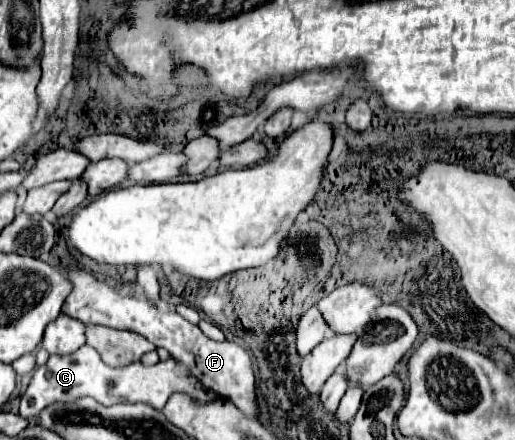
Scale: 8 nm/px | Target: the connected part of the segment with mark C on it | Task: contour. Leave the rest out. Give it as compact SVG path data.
M84 344L72 354L66 356L50 356L48 362L40 368L36 368L26 392L22 394L20 400L20 416L22 418L36 418L36 414L44 408L50 406L52 402L72 402L72 398L80 396L92 396L94 400L102 402L104 406L112 404L150 404L156 410L162 410L162 406L168 402L168 398L176 392L188 394L194 402L206 404L214 402L220 396L214 390L208 390L200 384L200 380L192 378L182 362L176 358L168 358L166 362L158 362L154 366L144 366L142 362L132 362L132 366L126 366L124 370L110 368L104 364L100 354Z

